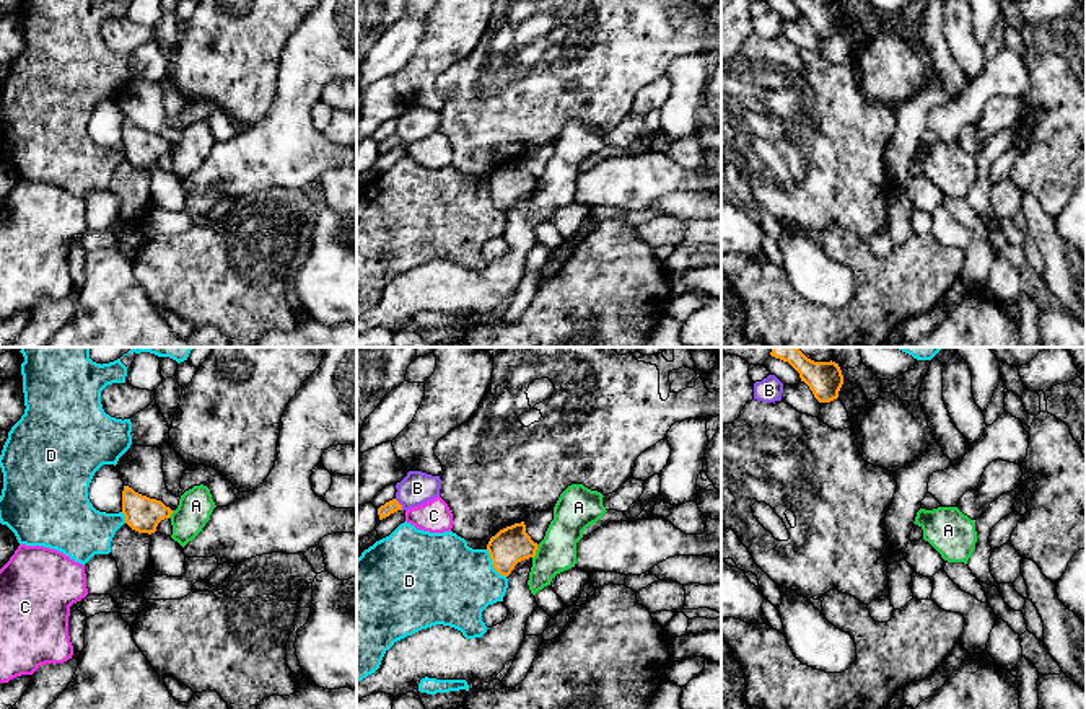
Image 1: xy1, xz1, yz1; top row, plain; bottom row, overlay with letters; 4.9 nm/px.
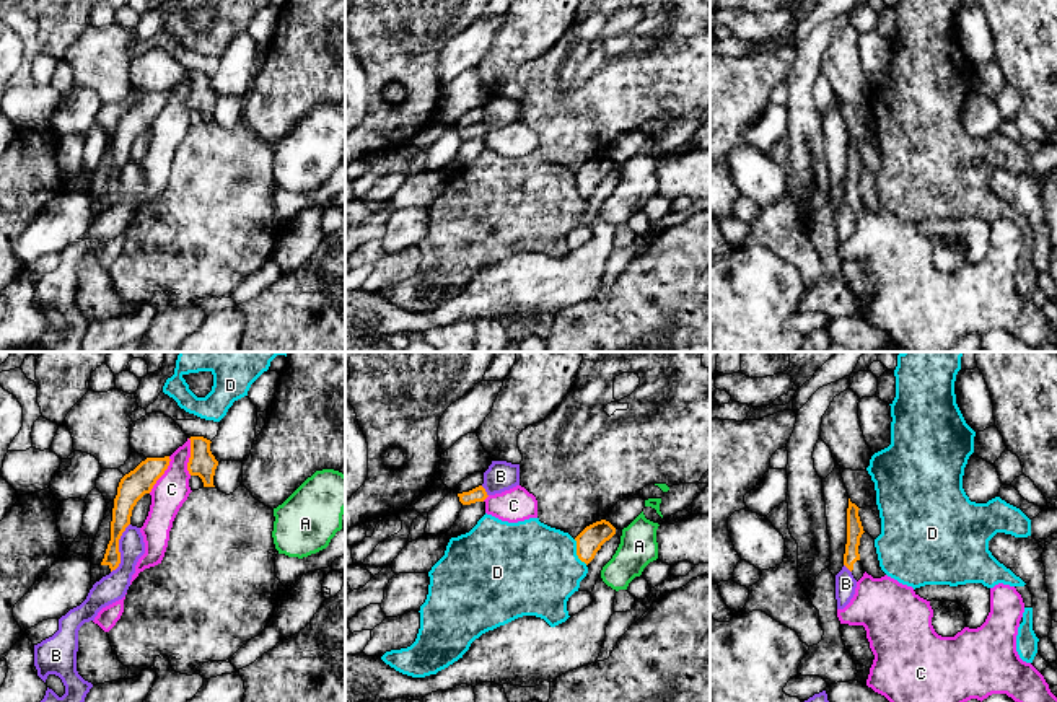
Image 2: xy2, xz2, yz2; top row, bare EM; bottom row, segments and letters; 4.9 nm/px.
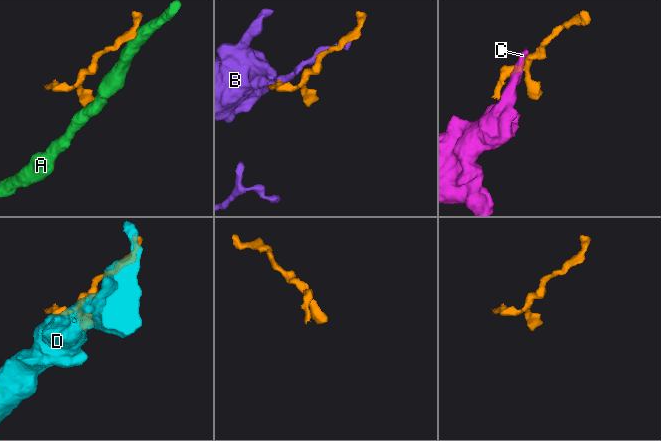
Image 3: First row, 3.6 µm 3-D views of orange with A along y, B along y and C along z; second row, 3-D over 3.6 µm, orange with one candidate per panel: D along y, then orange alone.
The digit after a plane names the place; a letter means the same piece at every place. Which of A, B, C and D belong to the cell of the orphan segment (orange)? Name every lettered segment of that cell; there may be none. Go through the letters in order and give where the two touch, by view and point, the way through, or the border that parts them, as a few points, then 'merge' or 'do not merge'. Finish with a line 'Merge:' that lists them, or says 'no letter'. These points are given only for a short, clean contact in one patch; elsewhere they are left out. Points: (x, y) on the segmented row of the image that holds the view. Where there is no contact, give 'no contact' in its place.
A: xz1 (536, 550) | along xz1 (538, 545), (533, 558) | do not merge
B: xy2 (118, 548) | along xy2 (129, 523), (119, 539), (119, 564), (111, 572) | do not merge
C: xy2 (191, 456) | do not merge
D: xz1 (492, 564) | do not merge
Merge: no letter

